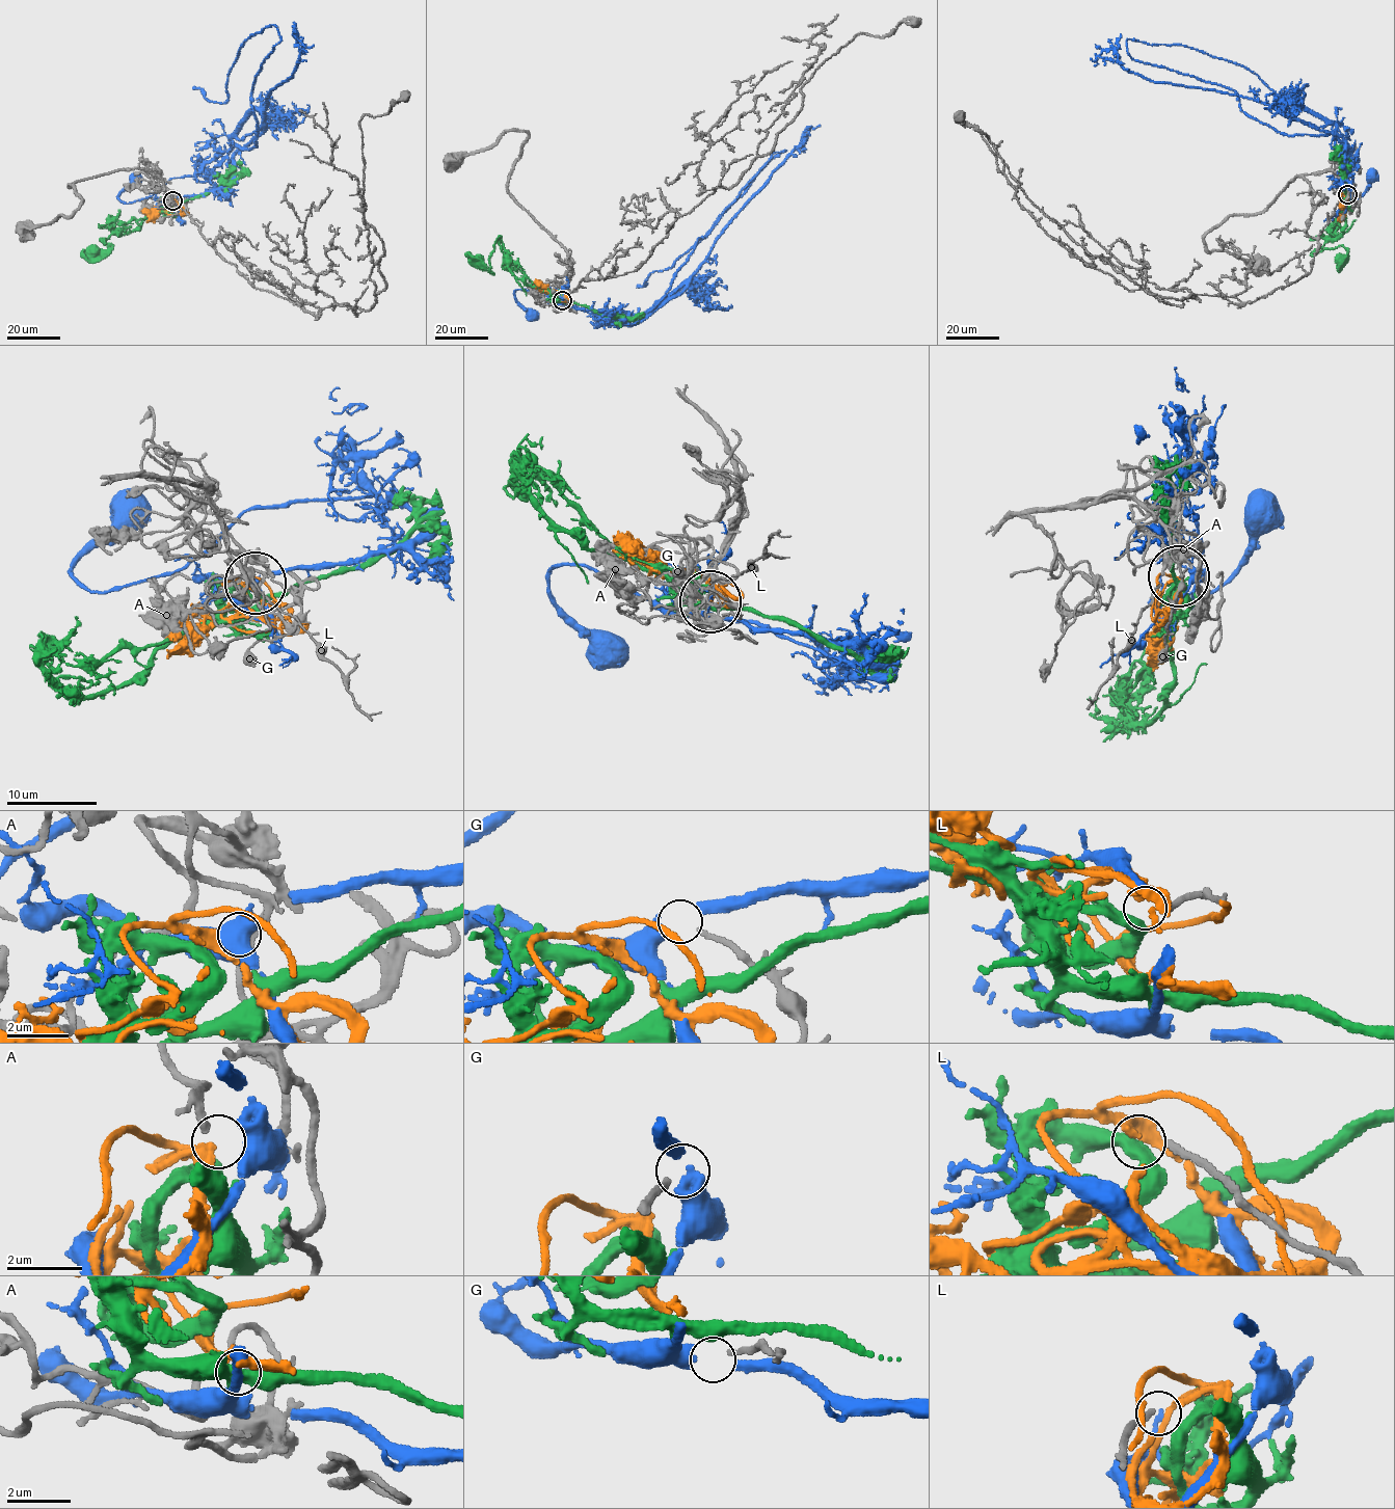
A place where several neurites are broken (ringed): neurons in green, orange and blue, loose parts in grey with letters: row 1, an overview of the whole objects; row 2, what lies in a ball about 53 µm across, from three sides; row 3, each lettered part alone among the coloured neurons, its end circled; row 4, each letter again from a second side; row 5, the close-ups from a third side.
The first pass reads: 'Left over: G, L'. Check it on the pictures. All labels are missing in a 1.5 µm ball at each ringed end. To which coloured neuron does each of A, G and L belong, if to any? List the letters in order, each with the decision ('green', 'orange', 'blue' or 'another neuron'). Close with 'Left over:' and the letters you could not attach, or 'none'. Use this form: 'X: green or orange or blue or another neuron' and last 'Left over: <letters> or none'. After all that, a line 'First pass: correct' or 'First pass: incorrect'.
A: orange
G: another neuron
L: another neuron
Left over: G, L
First pass: correct

